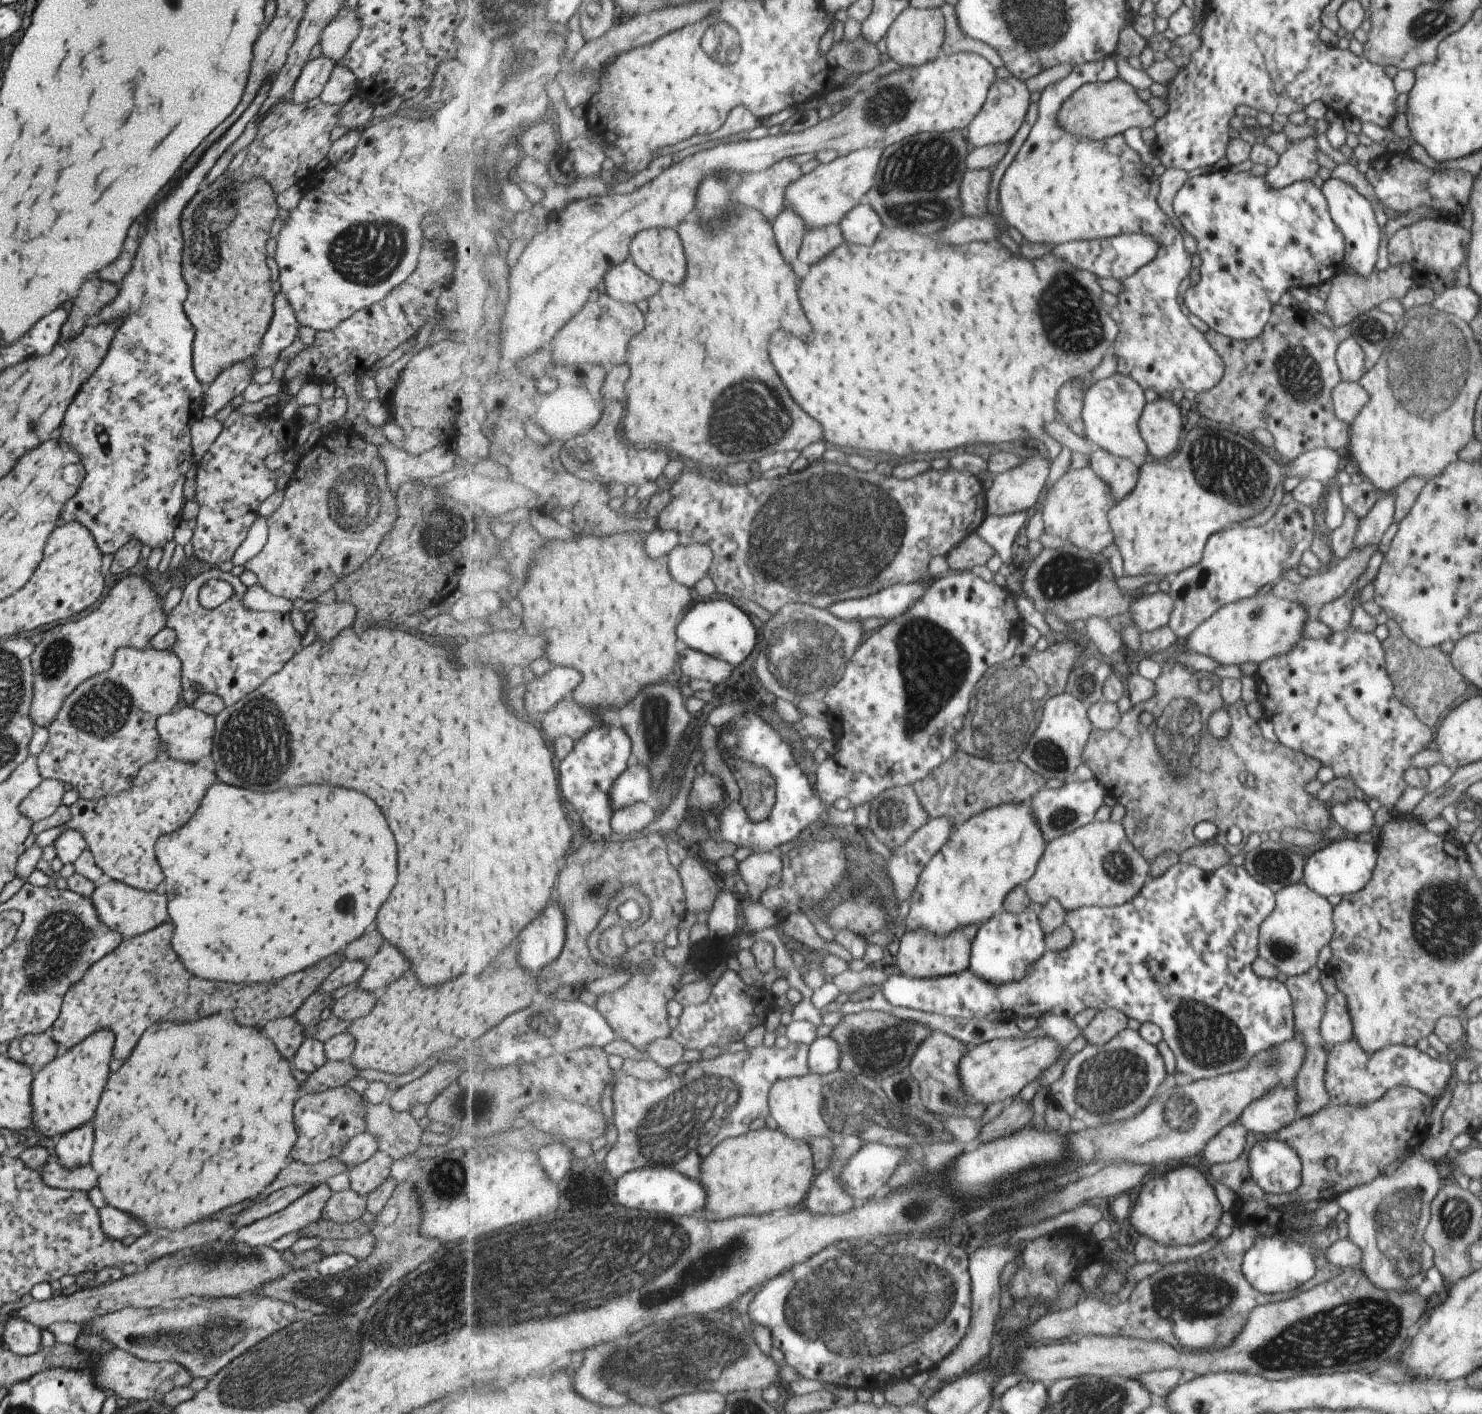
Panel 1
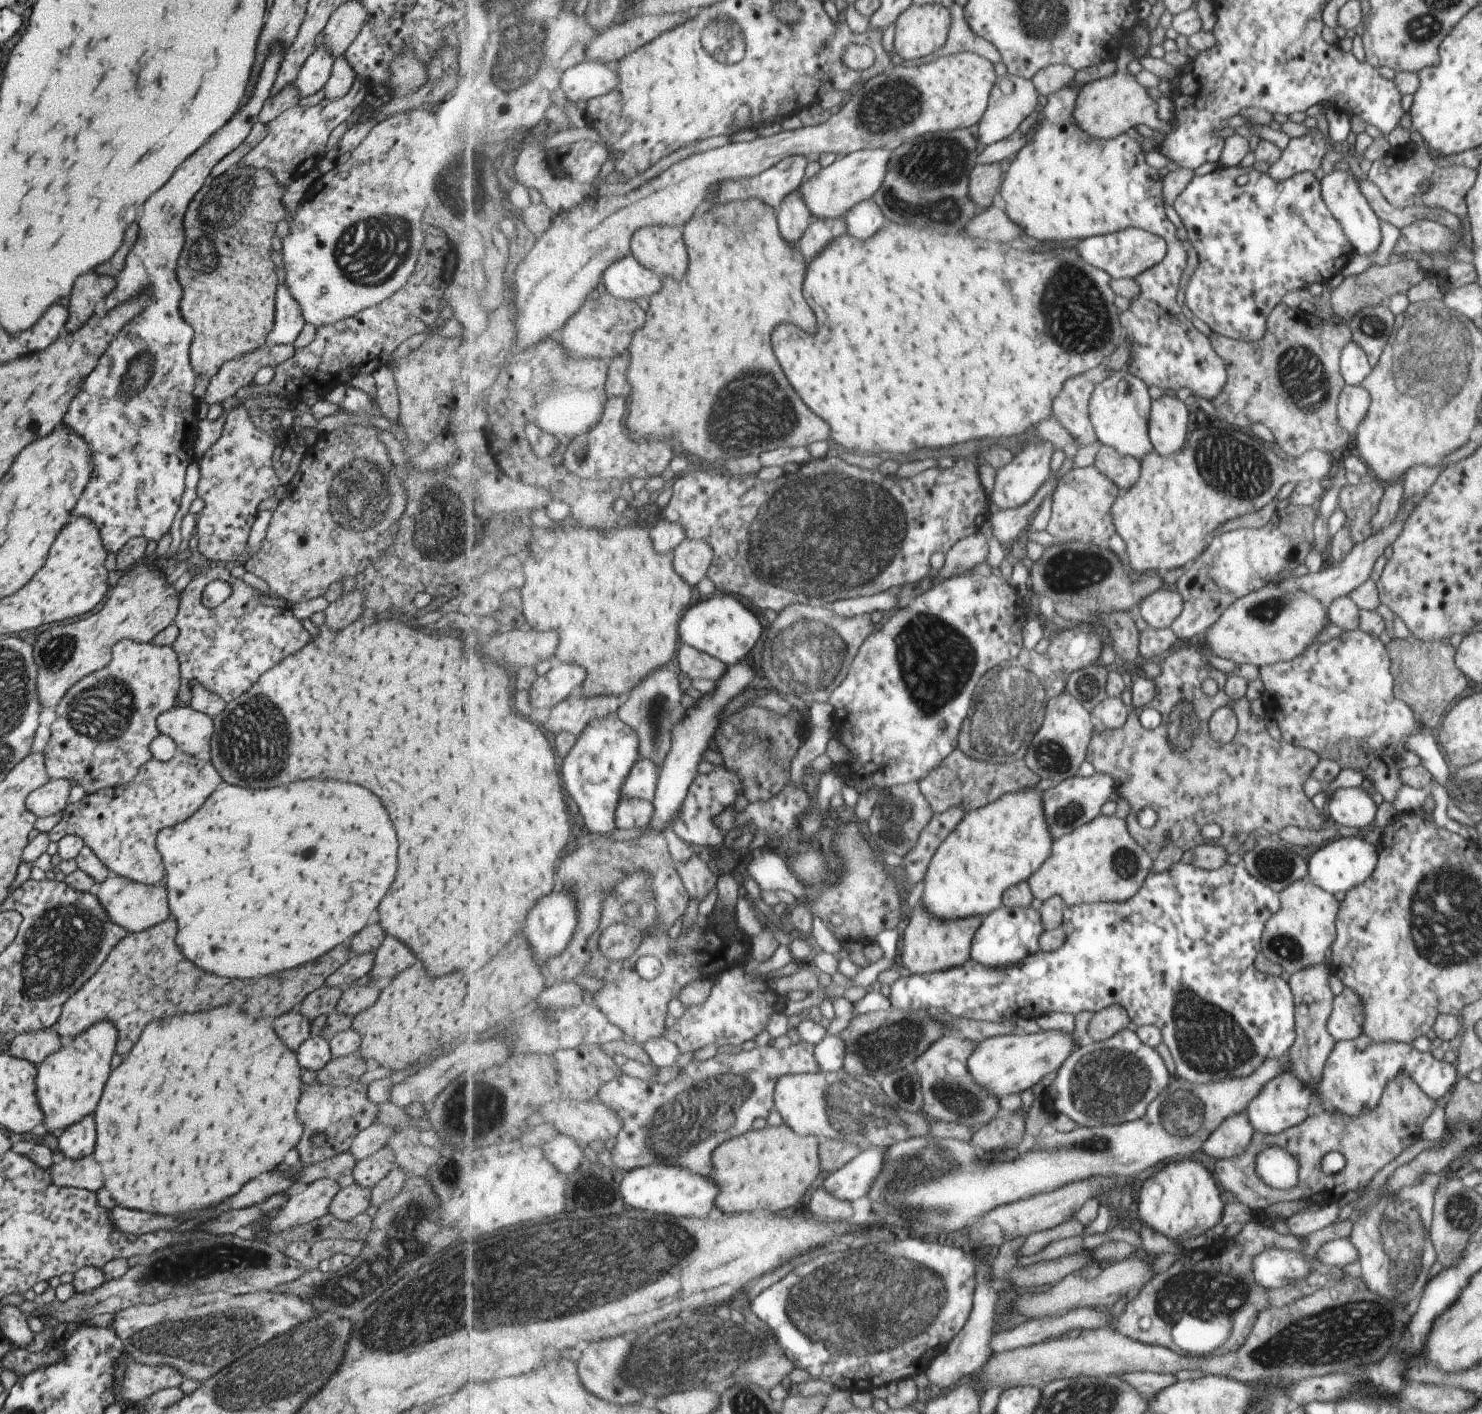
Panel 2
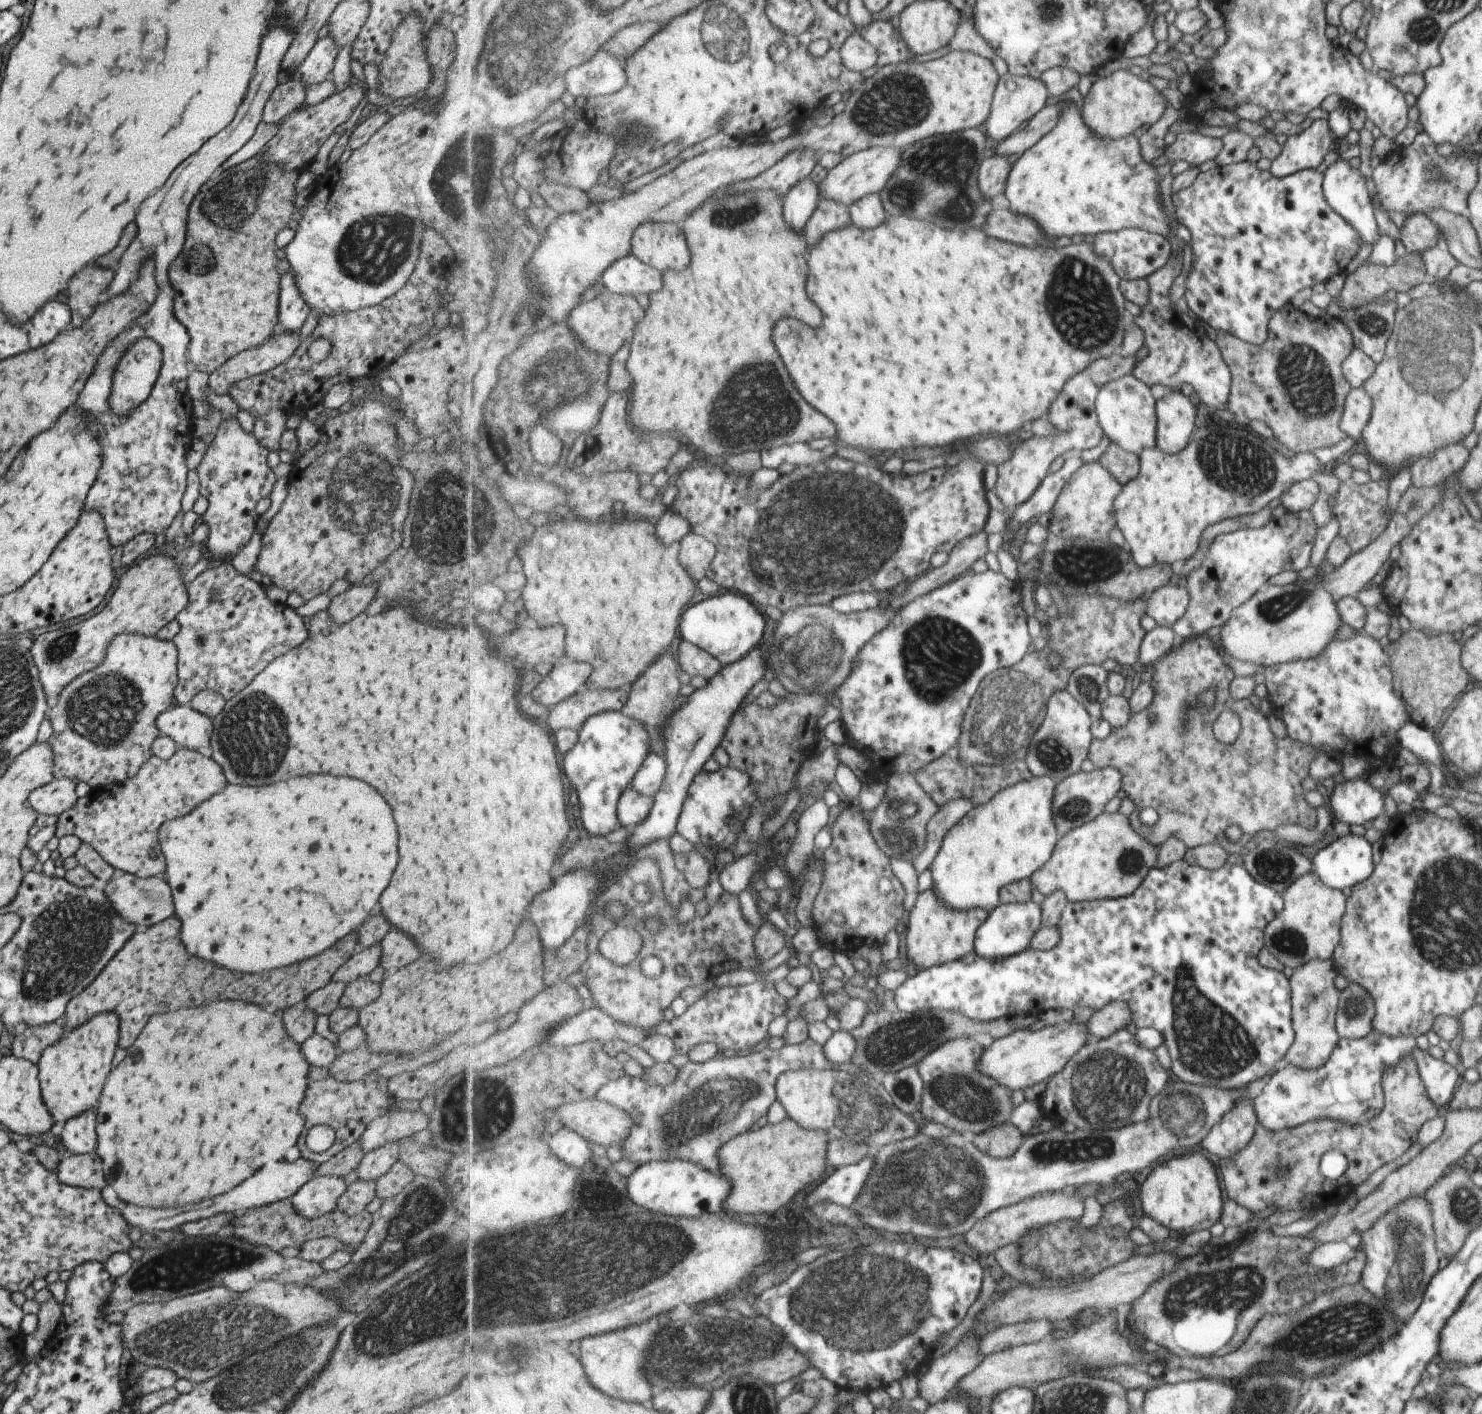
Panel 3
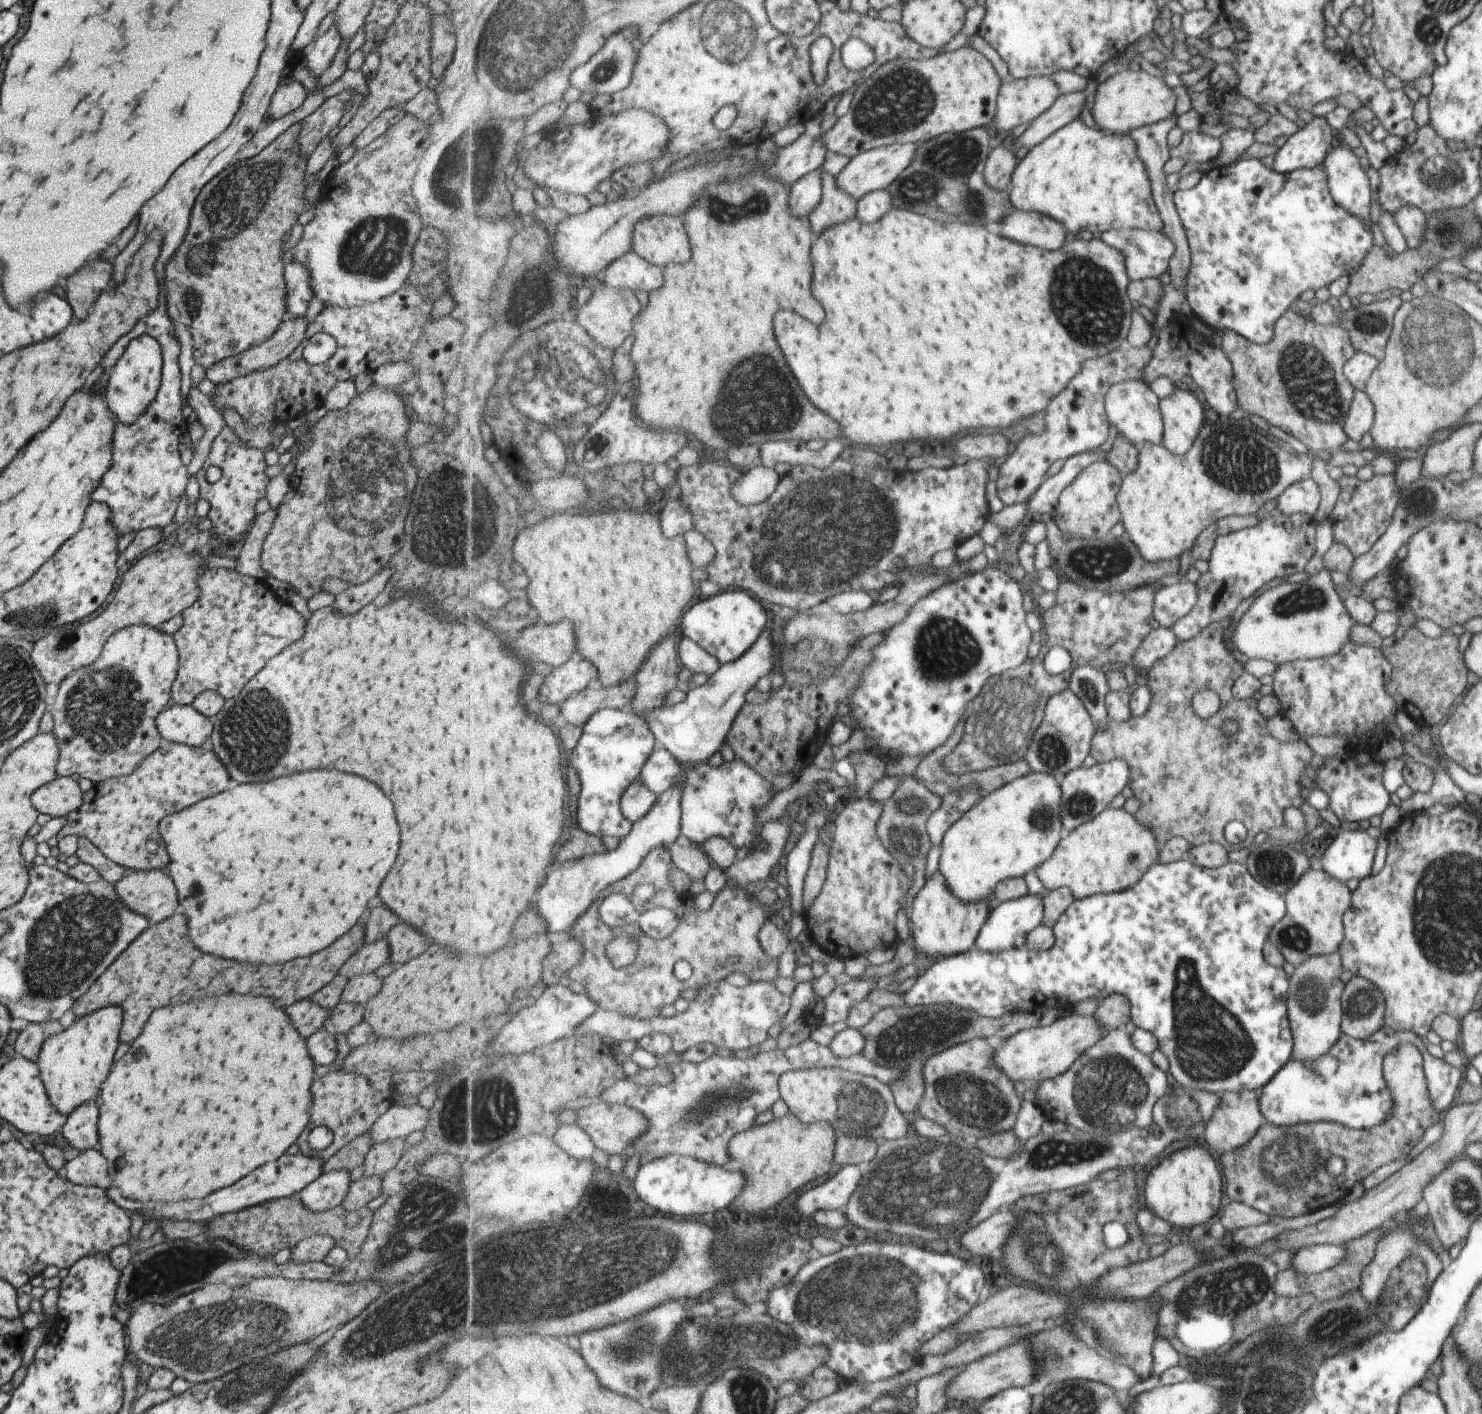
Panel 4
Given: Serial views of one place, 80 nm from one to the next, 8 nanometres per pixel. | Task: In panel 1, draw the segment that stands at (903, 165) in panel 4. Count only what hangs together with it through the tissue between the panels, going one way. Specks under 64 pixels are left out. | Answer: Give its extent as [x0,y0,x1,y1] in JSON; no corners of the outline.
[786,147,883,230]

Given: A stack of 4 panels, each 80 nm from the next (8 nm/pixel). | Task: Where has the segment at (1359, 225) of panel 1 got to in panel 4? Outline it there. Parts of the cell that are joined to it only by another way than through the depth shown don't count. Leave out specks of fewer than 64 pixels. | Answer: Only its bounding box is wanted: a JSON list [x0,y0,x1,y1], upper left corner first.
[1322,143,1369,225]

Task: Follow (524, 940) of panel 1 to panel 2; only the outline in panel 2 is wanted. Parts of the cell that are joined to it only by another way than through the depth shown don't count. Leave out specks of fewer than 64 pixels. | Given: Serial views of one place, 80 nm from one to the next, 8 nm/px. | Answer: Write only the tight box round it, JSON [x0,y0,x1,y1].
[525,887,580,964]

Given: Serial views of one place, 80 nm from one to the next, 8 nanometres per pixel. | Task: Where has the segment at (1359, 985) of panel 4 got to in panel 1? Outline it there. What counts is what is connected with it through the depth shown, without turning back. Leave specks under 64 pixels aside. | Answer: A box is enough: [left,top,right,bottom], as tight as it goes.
[1320,991,1352,1047]

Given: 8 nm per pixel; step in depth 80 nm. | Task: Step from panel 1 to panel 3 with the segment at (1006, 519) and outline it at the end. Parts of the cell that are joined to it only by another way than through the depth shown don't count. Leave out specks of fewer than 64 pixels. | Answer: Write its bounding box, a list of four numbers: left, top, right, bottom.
[1008,453,1085,537]

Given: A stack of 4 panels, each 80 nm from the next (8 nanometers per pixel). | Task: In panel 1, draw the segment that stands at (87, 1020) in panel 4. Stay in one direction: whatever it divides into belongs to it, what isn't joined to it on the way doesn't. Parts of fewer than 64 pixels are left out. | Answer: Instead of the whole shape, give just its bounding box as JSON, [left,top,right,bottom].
[30,1030,113,1137]

